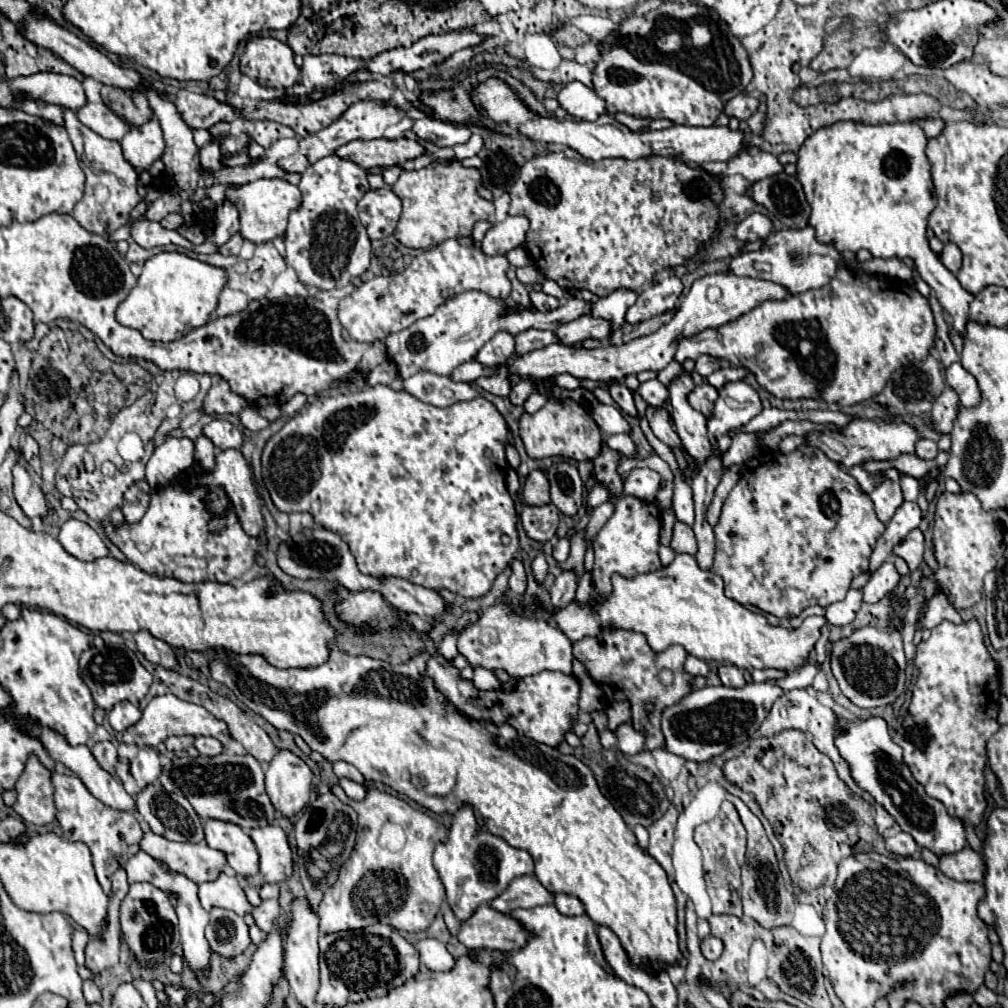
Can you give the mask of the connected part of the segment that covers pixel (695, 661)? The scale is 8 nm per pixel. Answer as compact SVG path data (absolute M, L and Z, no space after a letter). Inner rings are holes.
M687 656L687 660L685 660L685 670L687 670L689 674L693 674L693 676L707 676L711 668L709 668L709 666L699 666L699 658Z

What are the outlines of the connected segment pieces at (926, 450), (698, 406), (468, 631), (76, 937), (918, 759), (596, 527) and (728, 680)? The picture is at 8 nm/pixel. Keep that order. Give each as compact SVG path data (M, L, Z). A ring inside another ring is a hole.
M921 438L921 440L917 440L917 444L915 444L915 456L919 456L919 458L923 458L923 460L933 460L935 456L937 456L937 444L933 442L933 440L925 440L925 438Z
M703 382L703 384L699 384L699 386L695 386L693 390L691 390L691 396L687 396L689 398L689 404L695 408L695 410L699 410L703 416L711 416L711 410L713 410L713 402L715 402L715 398L717 398L717 390L711 386L711 384L707 384L707 382Z
M493 604L487 608L479 620L465 628L457 638L459 652L469 660L469 664L483 666L487 670L505 670L513 678L533 676L545 670L573 674L573 644L559 632L559 628L537 618L521 618L511 612L509 604Z
M75 930L73 932L73 952L75 952L75 960L79 966L85 964L85 946L89 942L89 934L85 930Z
M969 620L969 622L963 622L961 626L955 626L951 622L943 622L939 626L935 626L931 630L931 638L927 642L921 642L917 646L917 656L915 656L915 666L919 666L919 678L917 678L917 684L915 684L915 690L913 690L913 700L911 700L911 706L909 706L909 716L903 720L903 726L901 730L897 730L895 734L895 742L903 748L903 760L909 764L913 776L917 782L921 782L927 790L929 796L941 800L945 806L947 806L947 812L955 818L961 818L965 824L977 824L983 816L983 810L985 810L985 796L983 796L983 786L985 786L985 778L983 778L983 766L987 762L987 752L985 752L985 744L987 740L999 730L999 724L997 724L997 708L999 708L999 676L997 676L997 664L991 660L985 644L983 644L983 636L981 636L981 628L977 624L977 620Z
M613 498L593 510L593 516L591 516L589 526L587 526L587 536L589 536L589 538L595 538L595 534L603 528L603 524L611 518L611 512L613 512L613 510L615 510L615 500L613 500Z
M733 664L719 666L719 678L725 686L733 686L733 688L743 688L747 684L743 678L743 672L739 668L735 668Z

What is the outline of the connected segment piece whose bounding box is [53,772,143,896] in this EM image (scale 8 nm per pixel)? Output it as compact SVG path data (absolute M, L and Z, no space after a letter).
M55 772L53 774L53 786L55 786L55 806L57 806L57 820L63 828L63 834L71 842L85 842L93 854L93 864L97 872L97 880L105 894L111 896L111 876L119 866L125 866L131 856L135 856L141 848L143 830L139 820L133 812L119 812L101 800L95 800L91 792L87 792L87 786L77 776L65 776Z

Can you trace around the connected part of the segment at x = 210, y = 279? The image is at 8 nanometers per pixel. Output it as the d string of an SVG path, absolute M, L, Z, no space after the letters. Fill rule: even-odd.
M161 252L143 264L137 284L117 308L117 322L139 330L147 340L179 340L209 320L225 284L227 272L223 272L223 268L199 262L179 252Z

